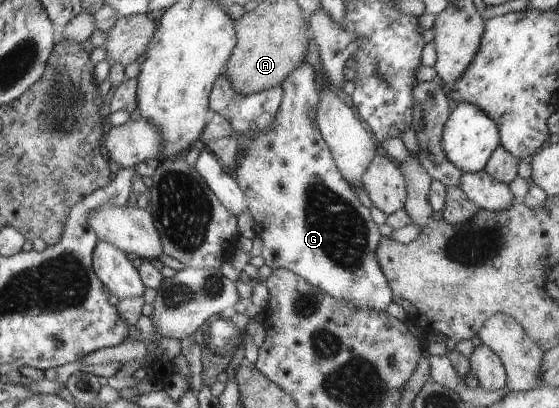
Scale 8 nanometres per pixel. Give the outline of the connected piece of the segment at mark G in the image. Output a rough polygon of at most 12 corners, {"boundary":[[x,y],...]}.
{"boundary":[[315,69],[232,172],[264,263],[357,308],[380,231],[316,127]]}

